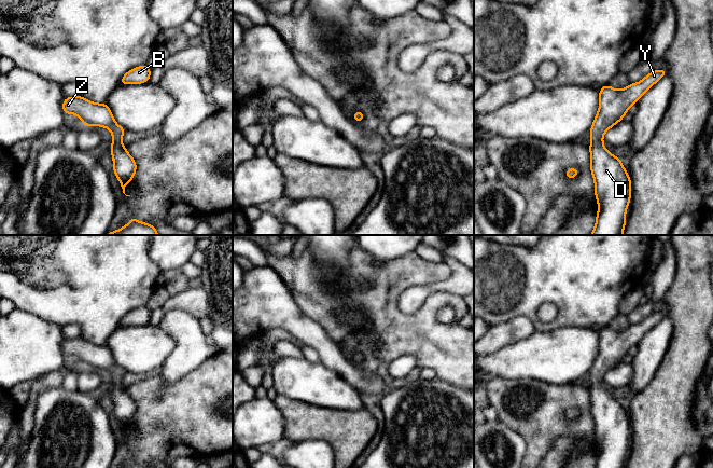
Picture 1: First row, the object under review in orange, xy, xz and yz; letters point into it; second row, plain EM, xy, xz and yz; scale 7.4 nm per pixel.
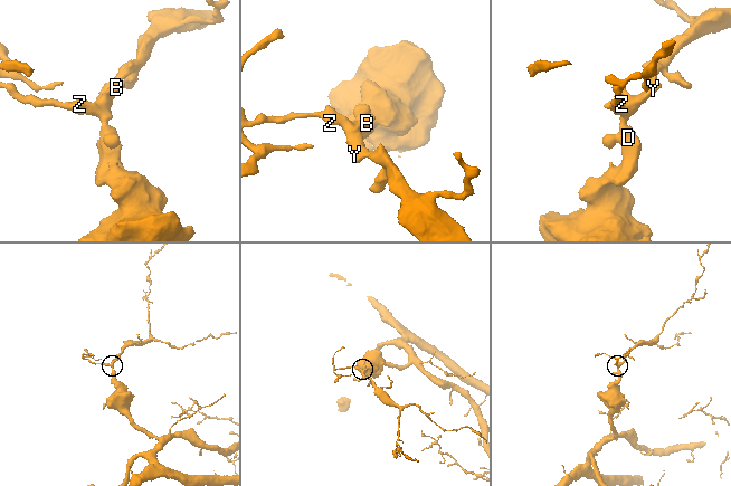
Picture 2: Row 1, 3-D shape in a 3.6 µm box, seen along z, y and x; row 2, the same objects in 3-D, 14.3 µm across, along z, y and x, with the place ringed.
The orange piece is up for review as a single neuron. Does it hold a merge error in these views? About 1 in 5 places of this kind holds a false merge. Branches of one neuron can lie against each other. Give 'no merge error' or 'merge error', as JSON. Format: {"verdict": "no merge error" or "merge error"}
{"verdict": "no merge error"}

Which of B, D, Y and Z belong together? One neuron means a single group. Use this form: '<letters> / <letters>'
B D Y Z

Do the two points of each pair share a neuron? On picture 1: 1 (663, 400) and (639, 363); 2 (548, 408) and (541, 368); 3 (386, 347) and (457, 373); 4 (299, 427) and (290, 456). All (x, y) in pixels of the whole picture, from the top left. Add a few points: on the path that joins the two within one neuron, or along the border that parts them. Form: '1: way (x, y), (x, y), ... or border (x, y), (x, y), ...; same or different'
1: border (662, 357), (662, 361), (651, 382), (635, 395); different
2: border (519, 379), (536, 379), (548, 383), (570, 383); different
3: way (403, 346), (430, 346), (439, 356); same
4: border (320, 439), (306, 439), (292, 443); different

